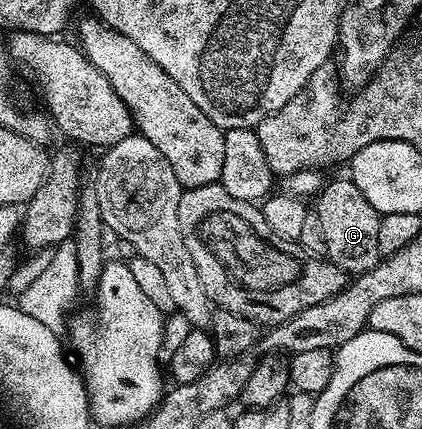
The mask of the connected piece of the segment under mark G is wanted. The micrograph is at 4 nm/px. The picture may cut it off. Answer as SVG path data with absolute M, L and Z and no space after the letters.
M348 177L336 179L333 183L325 182L314 202L314 210L322 221L326 237L326 258L352 277L376 268L382 258L378 249L381 214L374 209L374 205L370 205L370 201L366 201L366 197L362 197L358 185L354 185Z

